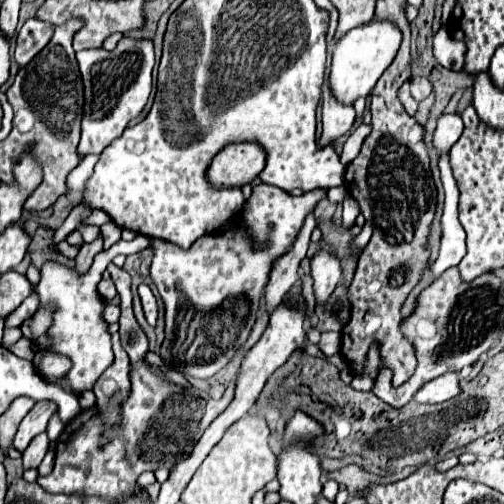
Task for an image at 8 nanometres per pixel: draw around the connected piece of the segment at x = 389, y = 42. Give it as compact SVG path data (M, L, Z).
M371 21L367 25L351 29L333 49L333 65L329 73L329 89L335 99L345 105L353 105L355 99L367 97L383 75L401 43L401 31L391 21Z

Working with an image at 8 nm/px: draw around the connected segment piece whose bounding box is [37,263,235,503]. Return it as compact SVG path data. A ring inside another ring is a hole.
M109 265L107 271L115 281L117 293L121 297L121 317L119 317L119 333L121 343L131 359L131 399L123 403L123 427L119 435L111 439L111 443L101 445L103 425L99 423L99 409L89 409L77 415L61 433L55 449L55 467L51 475L39 477L37 483L49 493L65 493L65 495L81 495L81 497L103 497L113 503L121 503L127 499L149 501L149 493L137 483L143 471L157 471L161 467L173 469L177 463L187 459L193 447L199 443L203 431L217 419L221 411L233 401L235 381L229 385L225 395L215 401L207 393L199 389L185 389L175 383L163 383L151 367L145 363L147 353L147 337L141 331L139 323L133 317L131 309L131 277L123 267Z

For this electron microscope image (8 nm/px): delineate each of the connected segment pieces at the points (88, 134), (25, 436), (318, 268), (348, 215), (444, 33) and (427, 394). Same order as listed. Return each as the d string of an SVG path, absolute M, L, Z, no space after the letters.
M123 37L113 51L103 47L77 51L77 61L85 85L85 107L81 121L79 155L99 155L147 105L151 93L151 69L155 63L153 41Z
M37 401L35 407L29 411L29 415L21 421L19 431L13 439L13 447L19 451L25 451L31 439L47 429L47 423L55 413L57 413L55 401Z
M319 251L311 261L311 275L313 275L313 289L317 303L327 303L335 287L339 285L341 267L339 259L333 257L329 251Z
M347 195L347 199L343 201L343 223L341 223L341 229L349 229L349 225L355 223L355 217L359 215L359 205L353 197Z
M441 27L433 39L433 55L443 67L451 67L453 71L461 71L463 67L463 41L455 41L447 27Z
M445 373L431 383L425 383L413 397L417 403L443 403L459 395L459 377L457 373Z

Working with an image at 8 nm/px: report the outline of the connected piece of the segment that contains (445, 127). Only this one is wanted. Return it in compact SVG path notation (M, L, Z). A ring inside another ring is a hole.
M459 113L441 115L437 121L437 129L433 133L433 147L449 149L451 145L455 145L461 131L463 131L463 119Z

